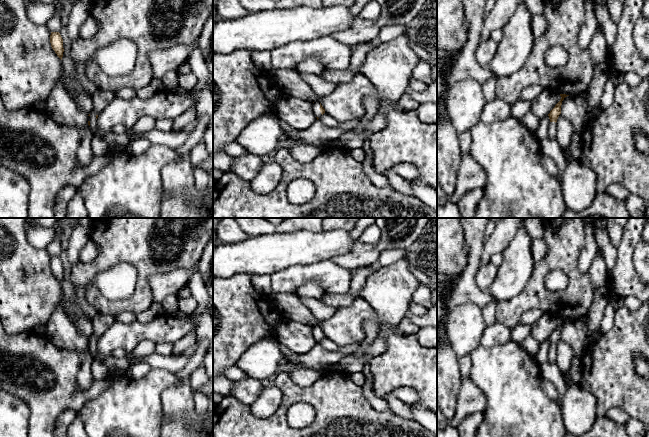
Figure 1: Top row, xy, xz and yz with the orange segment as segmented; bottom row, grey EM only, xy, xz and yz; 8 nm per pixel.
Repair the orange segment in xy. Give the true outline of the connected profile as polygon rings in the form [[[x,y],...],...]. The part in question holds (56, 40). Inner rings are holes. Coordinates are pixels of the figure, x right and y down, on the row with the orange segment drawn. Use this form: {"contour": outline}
{"contour": [[[51,32],[50,43],[52,49],[55,51],[57,56],[62,60],[64,48],[63,48],[63,39],[59,32]]]}

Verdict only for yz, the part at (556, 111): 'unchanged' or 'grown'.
grown

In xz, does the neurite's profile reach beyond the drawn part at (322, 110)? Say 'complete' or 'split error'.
split error

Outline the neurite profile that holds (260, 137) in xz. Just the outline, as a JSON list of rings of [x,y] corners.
[[[263,115],[248,124],[237,135],[235,142],[249,154],[263,156],[276,148],[279,137],[283,134],[284,131],[274,115]]]

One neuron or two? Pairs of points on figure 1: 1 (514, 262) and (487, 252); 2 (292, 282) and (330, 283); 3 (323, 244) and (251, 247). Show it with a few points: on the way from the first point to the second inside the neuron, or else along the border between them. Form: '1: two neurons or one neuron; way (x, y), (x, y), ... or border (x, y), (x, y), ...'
1: two neurons; border (515, 233), (511, 242), (501, 252)
2: one neuron; way (301, 275), (321, 275)
3: one neuron; way (305, 247), (269, 247)

